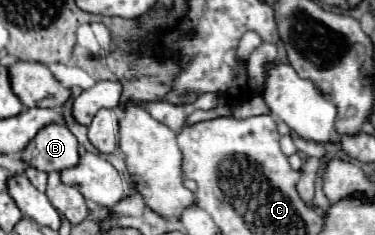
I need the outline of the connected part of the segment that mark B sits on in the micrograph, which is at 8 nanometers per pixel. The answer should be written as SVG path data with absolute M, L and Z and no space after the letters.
M46 126L20 154L32 168L42 172L60 172L78 166L80 144L66 126Z

